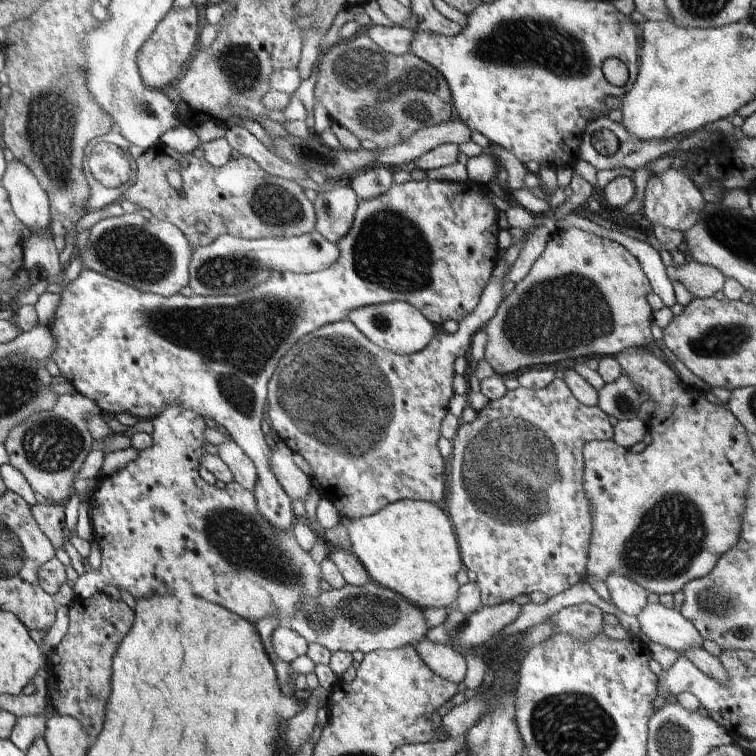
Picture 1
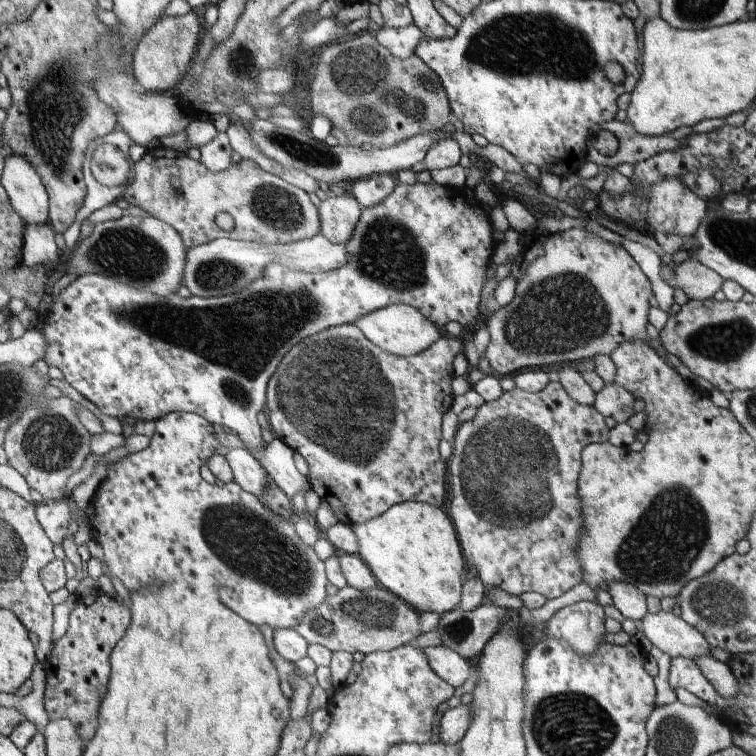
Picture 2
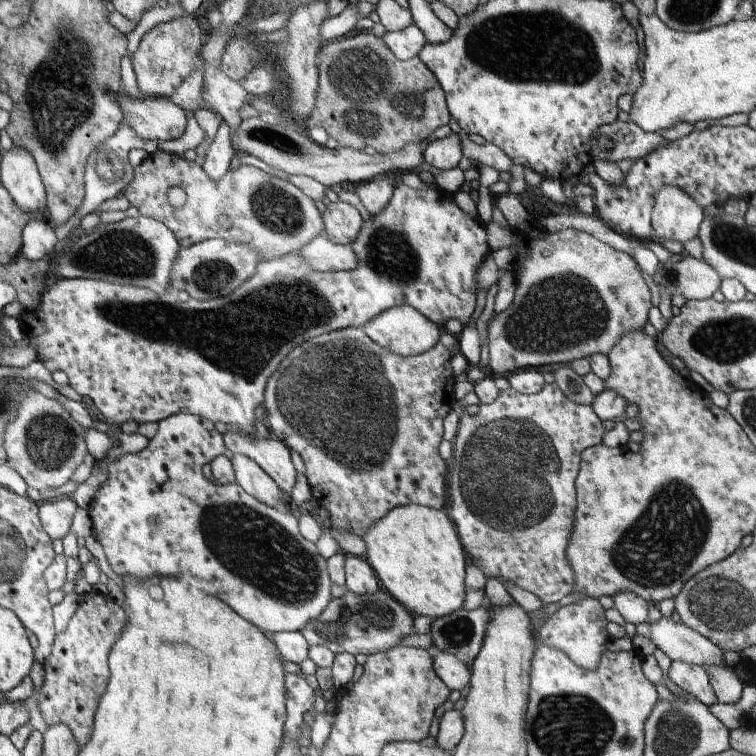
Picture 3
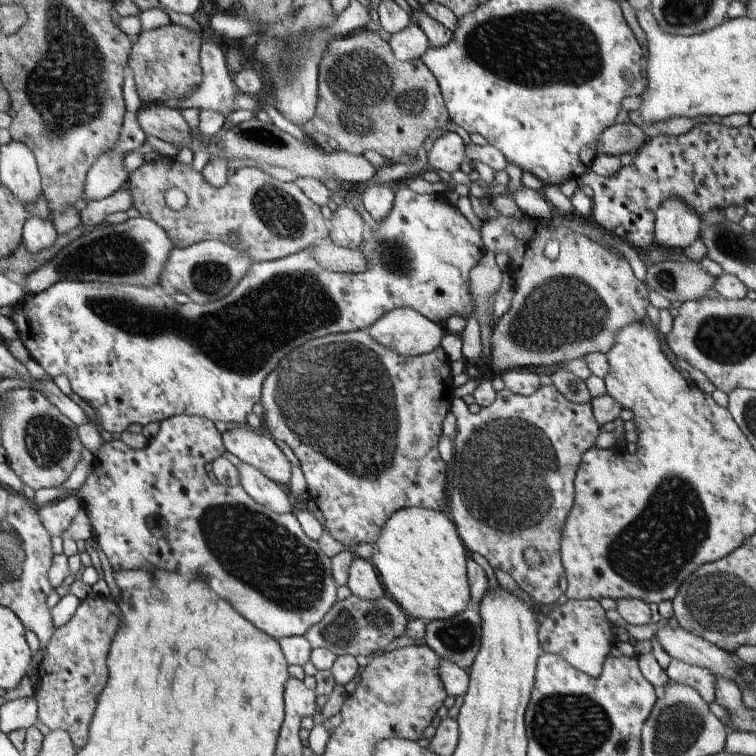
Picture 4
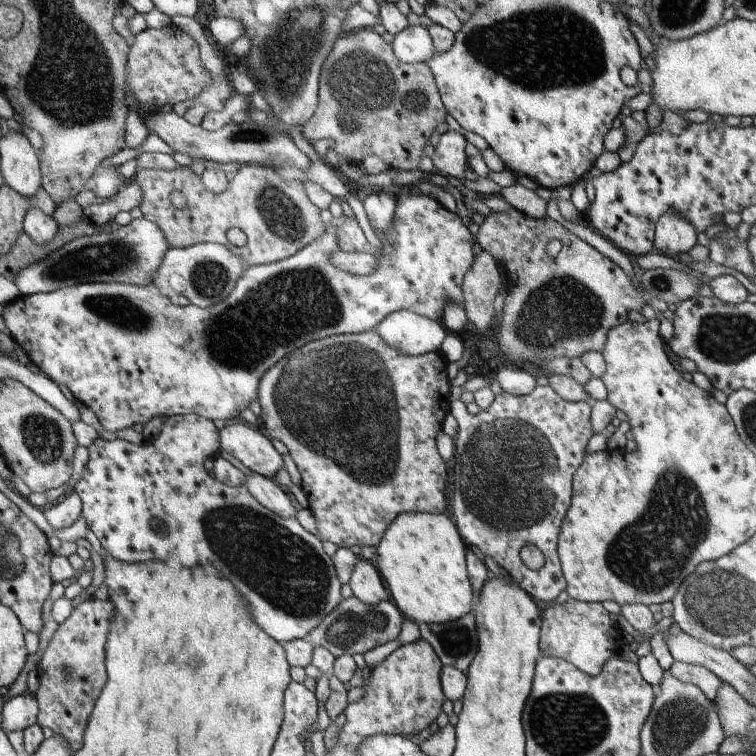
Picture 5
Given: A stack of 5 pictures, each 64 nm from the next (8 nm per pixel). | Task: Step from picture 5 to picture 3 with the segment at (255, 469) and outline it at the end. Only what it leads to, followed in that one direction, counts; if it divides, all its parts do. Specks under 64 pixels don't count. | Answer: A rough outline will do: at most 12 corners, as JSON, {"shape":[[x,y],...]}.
{"shape":[[229,430],[221,436],[233,454],[257,466],[289,496],[297,472],[281,440]]}

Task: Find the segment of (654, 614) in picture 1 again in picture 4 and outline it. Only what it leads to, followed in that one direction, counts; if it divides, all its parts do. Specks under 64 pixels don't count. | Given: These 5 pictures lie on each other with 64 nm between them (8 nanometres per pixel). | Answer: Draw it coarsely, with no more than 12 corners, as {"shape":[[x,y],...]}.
{"shape":[[667,622],[655,640],[671,660],[707,668],[743,690],[739,666],[715,644]]}

